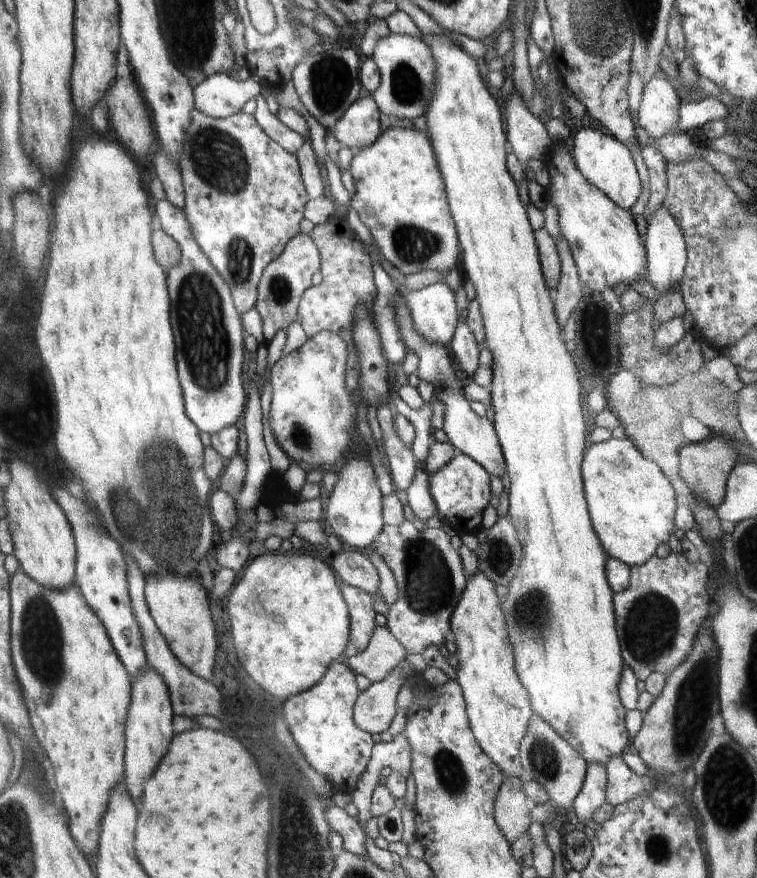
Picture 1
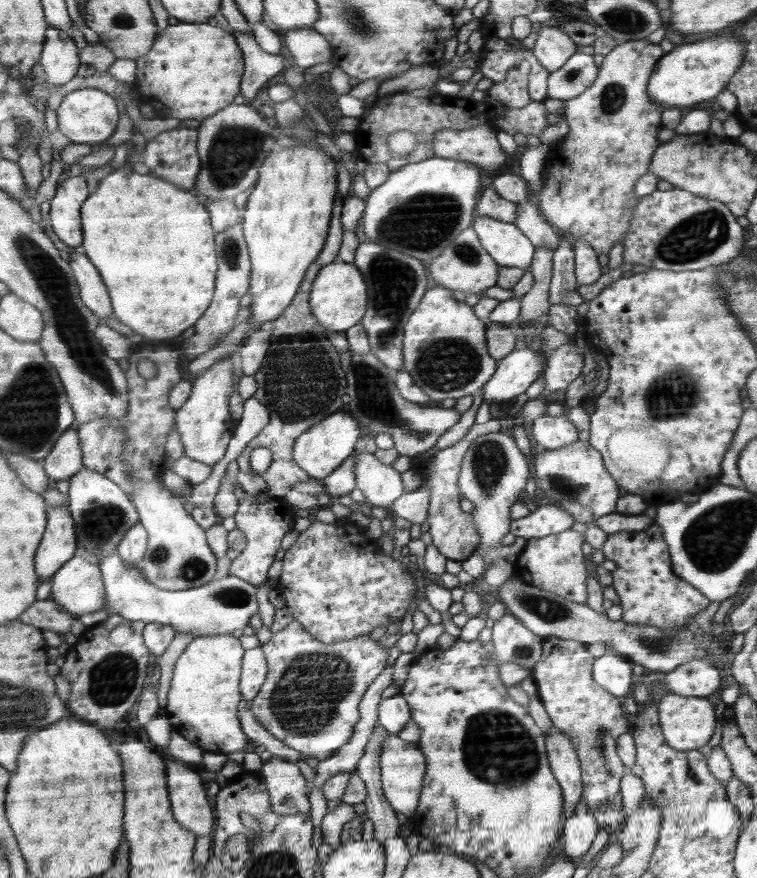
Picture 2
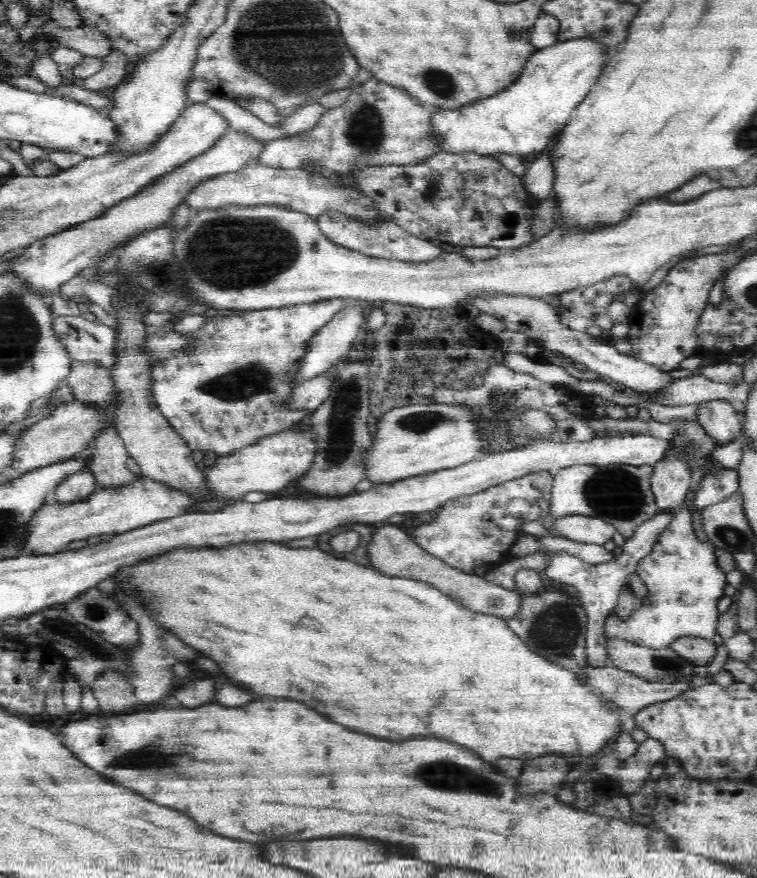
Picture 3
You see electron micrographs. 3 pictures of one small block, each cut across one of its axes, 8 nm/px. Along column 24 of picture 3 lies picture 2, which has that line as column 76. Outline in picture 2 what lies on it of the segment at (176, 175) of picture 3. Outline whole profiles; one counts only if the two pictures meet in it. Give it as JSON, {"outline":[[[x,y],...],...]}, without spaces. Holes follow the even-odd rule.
{"outline":[[[76,248],[71,255],[71,265],[75,269],[75,275],[79,280],[80,290],[88,308],[91,308],[102,319],[114,314],[112,308],[112,296],[108,292],[108,286],[98,270],[98,266],[90,260],[83,248]]]}

